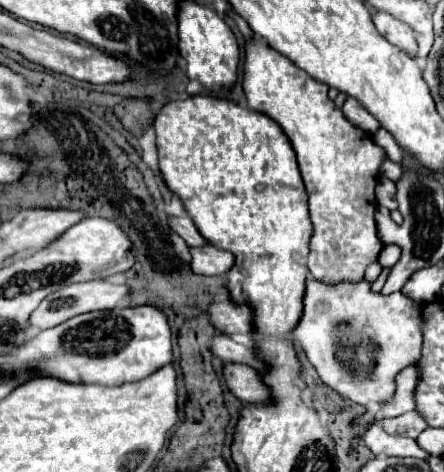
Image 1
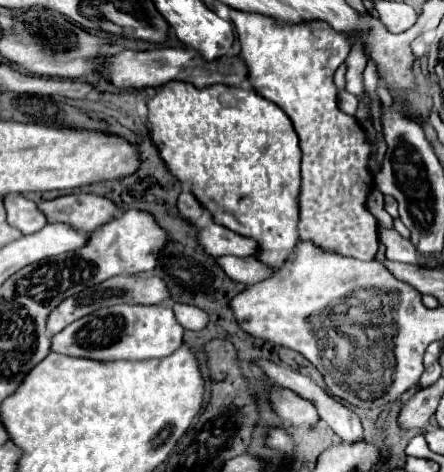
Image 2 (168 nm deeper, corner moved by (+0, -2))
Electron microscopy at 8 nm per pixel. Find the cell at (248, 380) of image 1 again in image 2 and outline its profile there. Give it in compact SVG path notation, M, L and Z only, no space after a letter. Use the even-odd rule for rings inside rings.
M269 384L267 400L269 400L273 412L289 426L299 426L299 424L317 426L317 422L319 422L315 406L311 402L299 398L295 392L291 392L287 388Z

